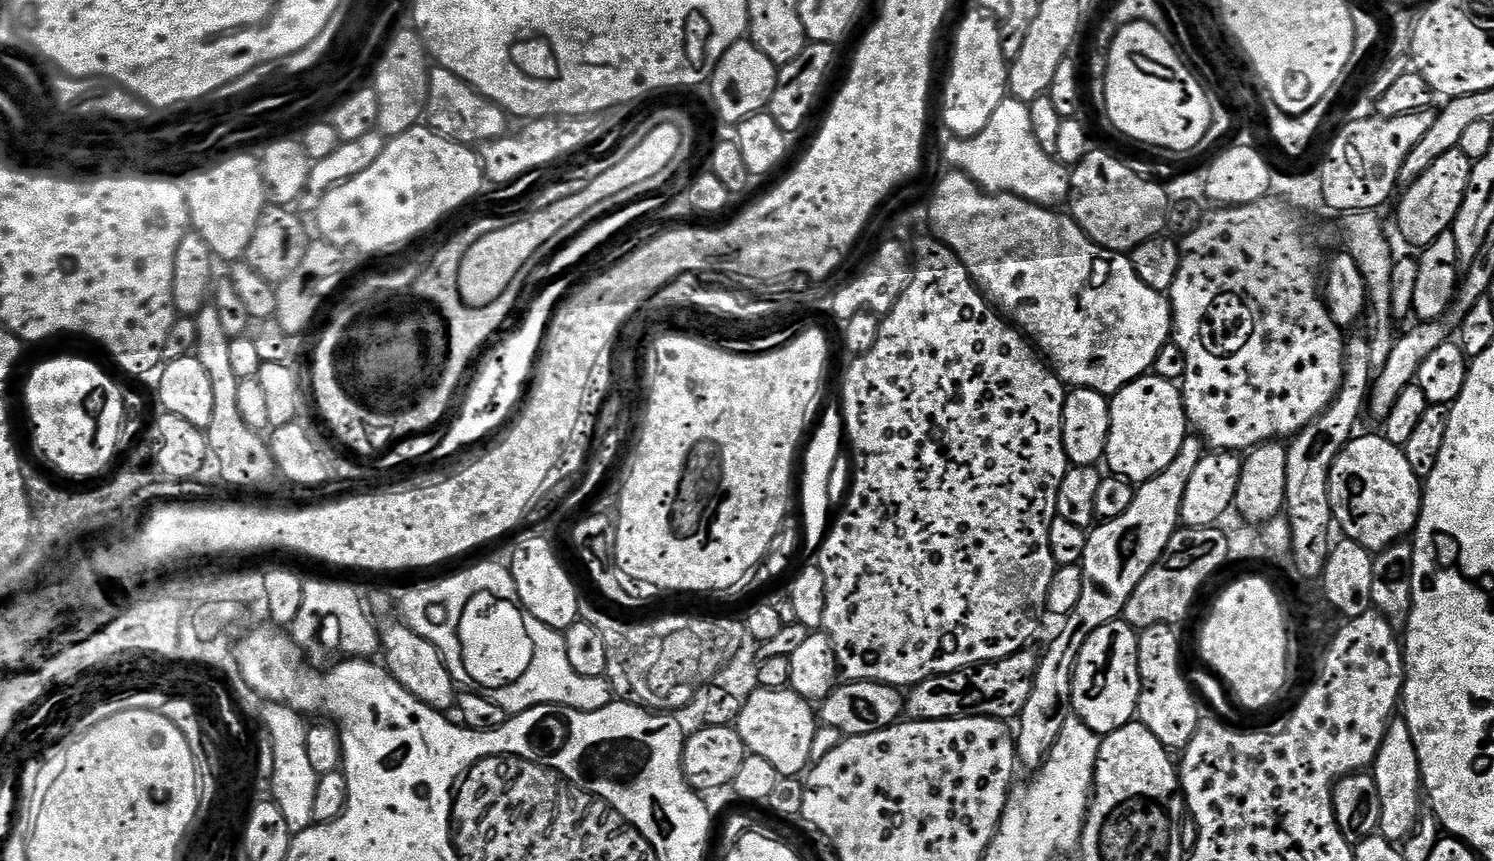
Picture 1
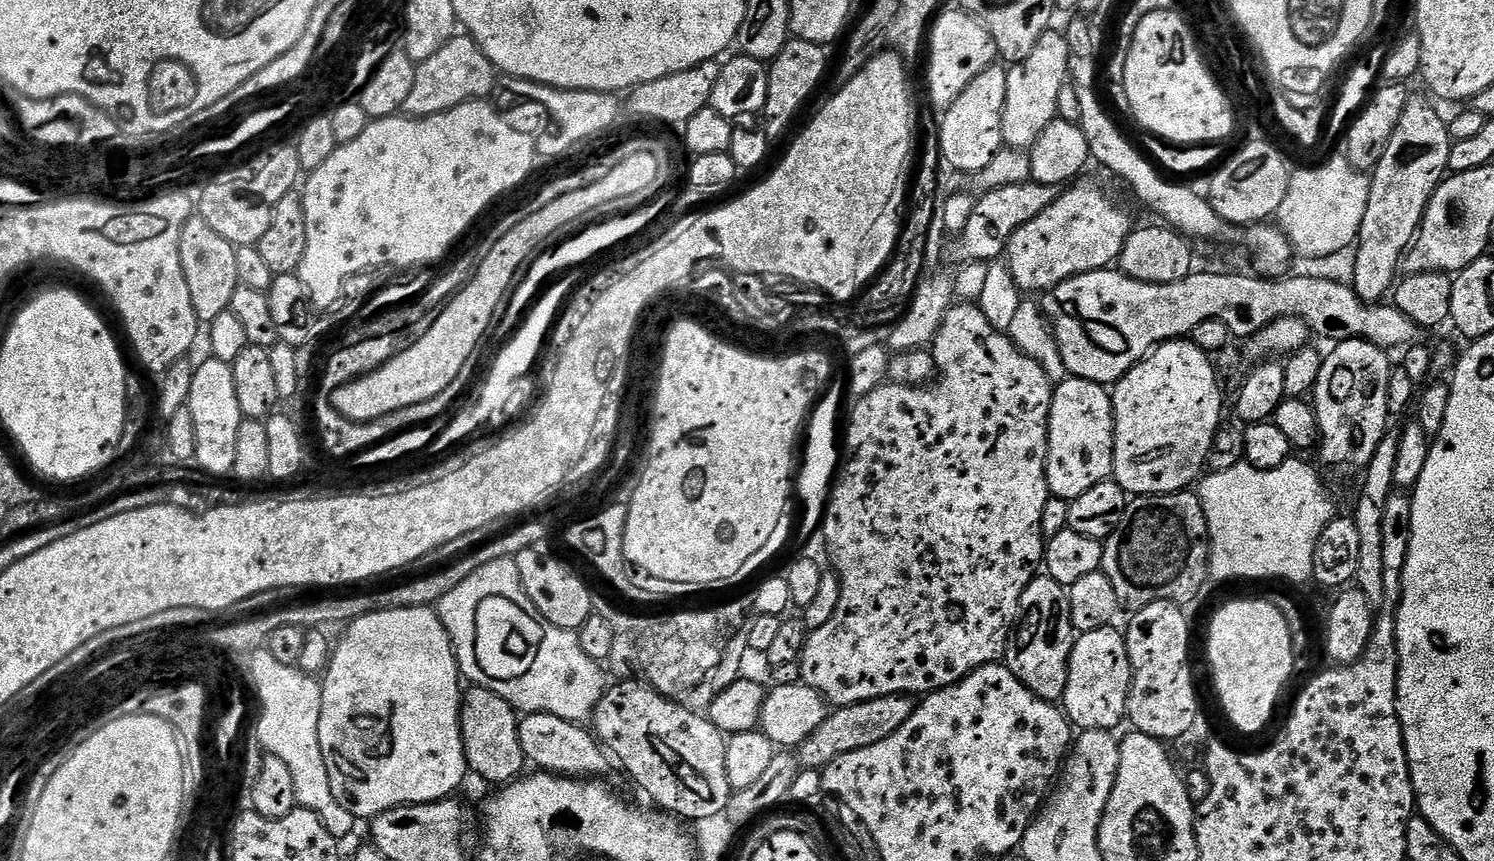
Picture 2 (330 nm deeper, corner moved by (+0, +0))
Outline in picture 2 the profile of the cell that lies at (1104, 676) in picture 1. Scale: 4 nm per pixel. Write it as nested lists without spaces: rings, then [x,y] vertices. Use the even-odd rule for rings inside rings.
[[[1116,626],[1081,632],[1072,645],[1068,663],[1063,711],[1077,729],[1112,732],[1128,715],[1128,695],[1132,689],[1132,667],[1124,632]]]

